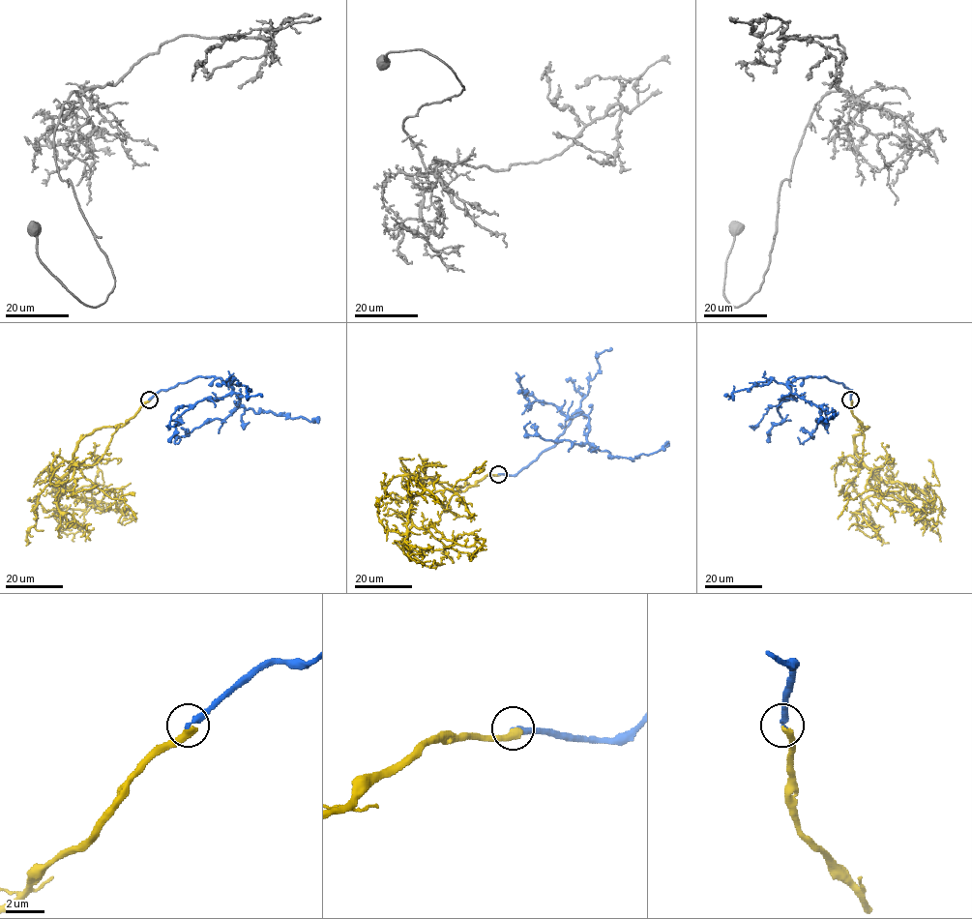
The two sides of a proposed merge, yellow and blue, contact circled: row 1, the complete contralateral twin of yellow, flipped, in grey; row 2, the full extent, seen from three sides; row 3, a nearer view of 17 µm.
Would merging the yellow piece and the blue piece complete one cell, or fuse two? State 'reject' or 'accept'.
accept

